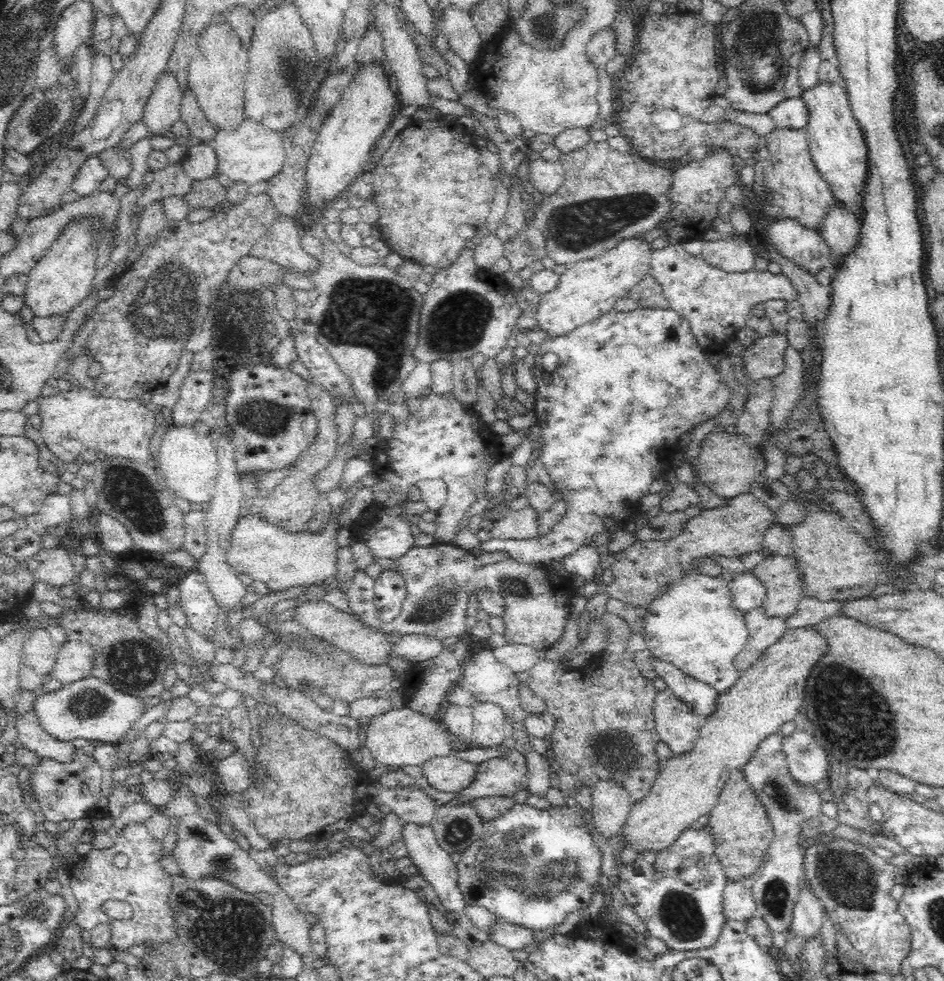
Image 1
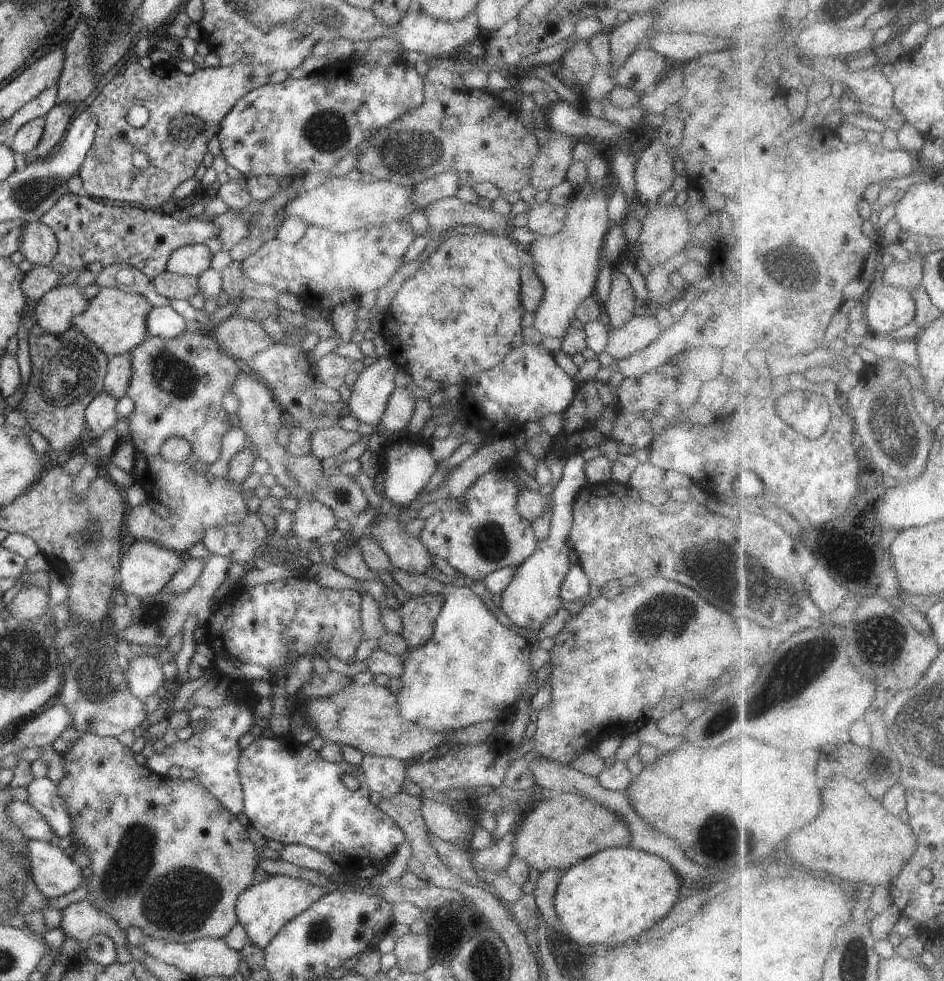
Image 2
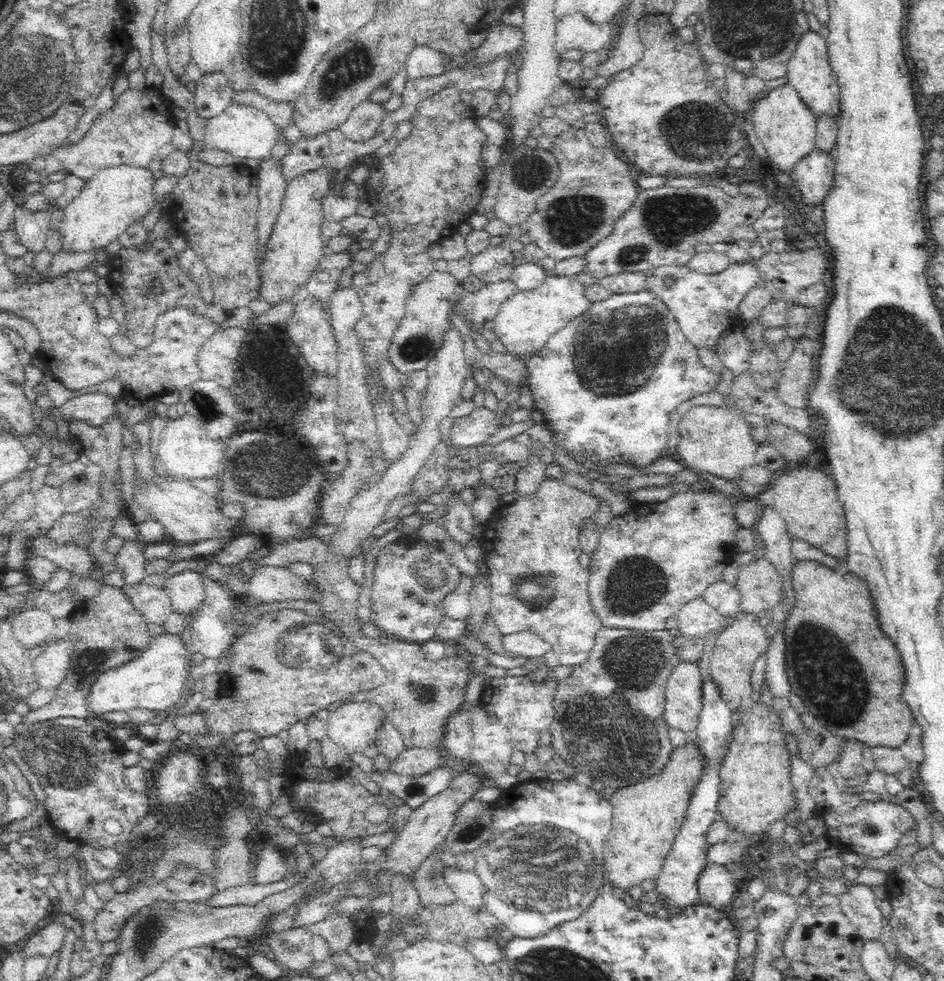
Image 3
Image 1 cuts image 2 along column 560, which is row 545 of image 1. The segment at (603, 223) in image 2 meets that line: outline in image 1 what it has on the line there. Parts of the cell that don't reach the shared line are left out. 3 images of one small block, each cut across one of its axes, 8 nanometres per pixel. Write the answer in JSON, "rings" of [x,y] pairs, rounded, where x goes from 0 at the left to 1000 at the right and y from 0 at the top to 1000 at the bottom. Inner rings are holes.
{"rings":[[[264,524],[253,526],[252,532],[245,544],[245,556],[238,565],[239,579],[243,584],[263,585],[270,592],[281,593],[287,603],[300,602],[309,597],[326,599],[328,596],[353,594],[354,585],[357,583],[357,559],[356,544],[359,541],[356,525],[350,527],[347,534],[338,543],[305,542],[303,539],[292,536],[273,525]]]}

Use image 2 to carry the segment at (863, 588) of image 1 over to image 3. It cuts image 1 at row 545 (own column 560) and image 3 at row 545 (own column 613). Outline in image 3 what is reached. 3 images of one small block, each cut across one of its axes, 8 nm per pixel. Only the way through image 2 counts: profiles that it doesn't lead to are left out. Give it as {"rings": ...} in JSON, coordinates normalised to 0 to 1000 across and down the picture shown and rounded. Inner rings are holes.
{"rings":[[[855,471],[841,472],[823,482],[816,496],[821,504],[818,517],[832,531],[838,547],[850,549],[888,571],[897,571],[895,520],[889,511],[883,487],[858,476]]]}

